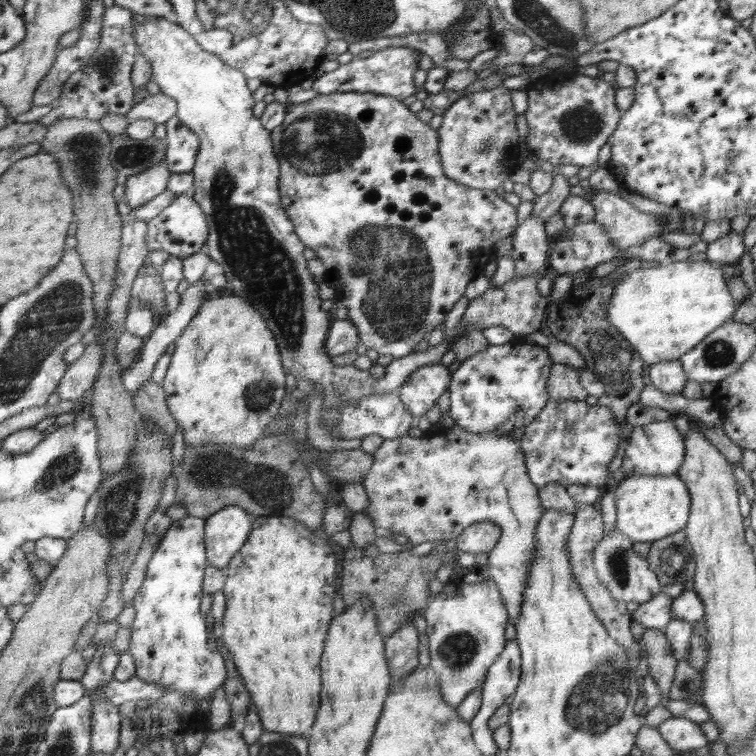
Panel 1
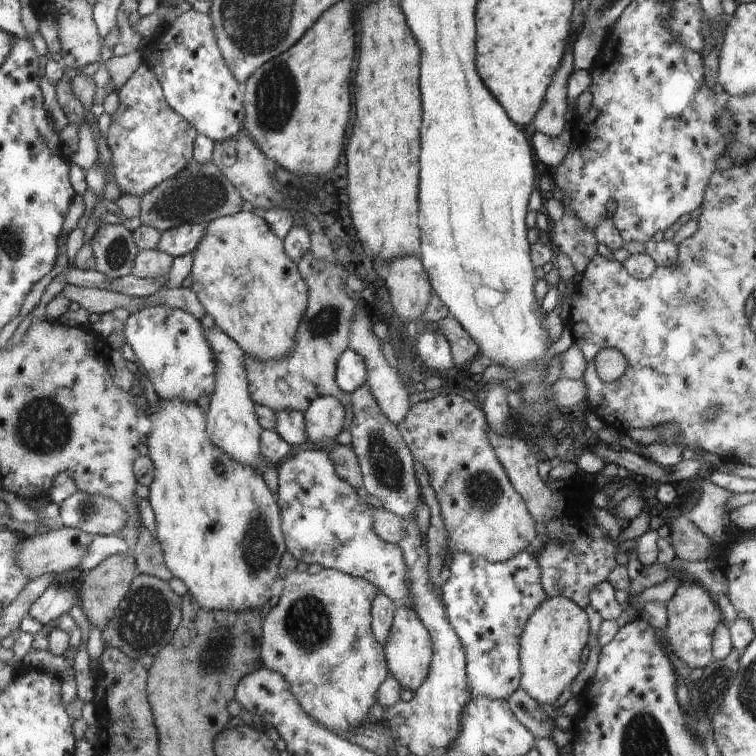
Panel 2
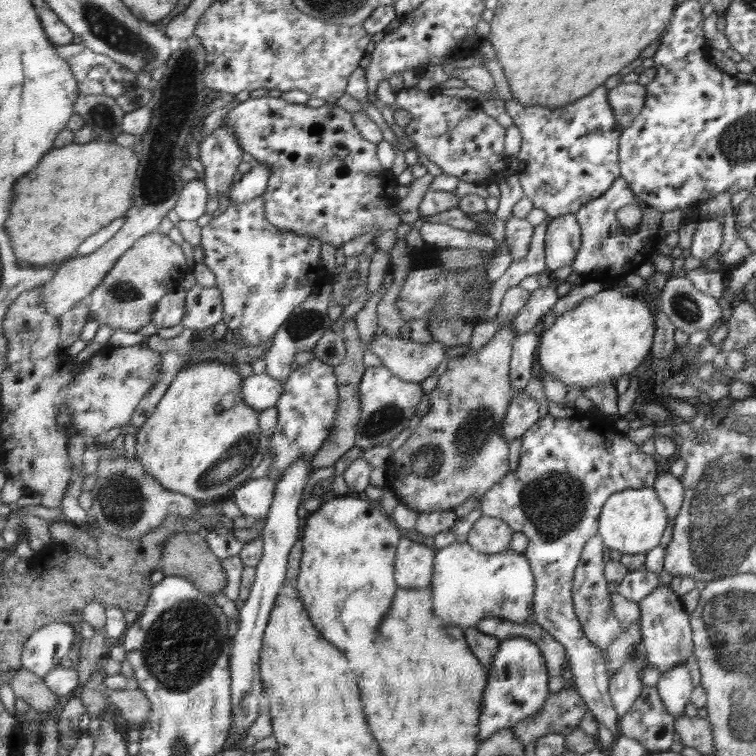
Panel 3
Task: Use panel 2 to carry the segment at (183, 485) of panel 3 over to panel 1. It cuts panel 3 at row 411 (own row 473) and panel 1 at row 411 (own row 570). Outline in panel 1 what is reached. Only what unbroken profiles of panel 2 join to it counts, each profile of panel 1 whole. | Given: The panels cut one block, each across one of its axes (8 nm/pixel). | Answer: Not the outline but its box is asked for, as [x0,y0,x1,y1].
[161,289,286,450]

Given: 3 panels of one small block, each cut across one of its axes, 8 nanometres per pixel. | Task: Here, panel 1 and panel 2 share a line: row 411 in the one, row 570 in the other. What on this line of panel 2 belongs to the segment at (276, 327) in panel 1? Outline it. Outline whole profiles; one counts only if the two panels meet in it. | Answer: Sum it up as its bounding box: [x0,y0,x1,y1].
[262,569,389,737]

